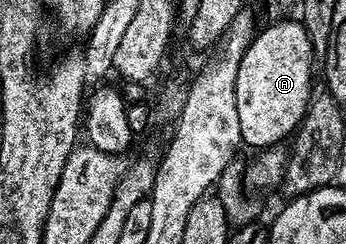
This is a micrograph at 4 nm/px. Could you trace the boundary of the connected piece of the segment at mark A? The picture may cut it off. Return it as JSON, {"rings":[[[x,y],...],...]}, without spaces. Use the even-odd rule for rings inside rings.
{"rings":[[[275,19],[256,32],[255,38],[251,40],[251,46],[245,51],[245,55],[241,59],[241,67],[237,67],[237,115],[241,122],[241,135],[243,136],[243,145],[249,147],[252,145],[252,150],[260,151],[267,149],[273,145],[286,142],[288,138],[294,134],[295,130],[299,128],[303,121],[303,116],[307,114],[307,107],[311,103],[313,90],[311,90],[311,68],[316,68],[316,61],[314,59],[313,49],[310,45],[309,35],[305,31],[302,20],[295,19],[295,21],[287,21],[291,19]]]}

